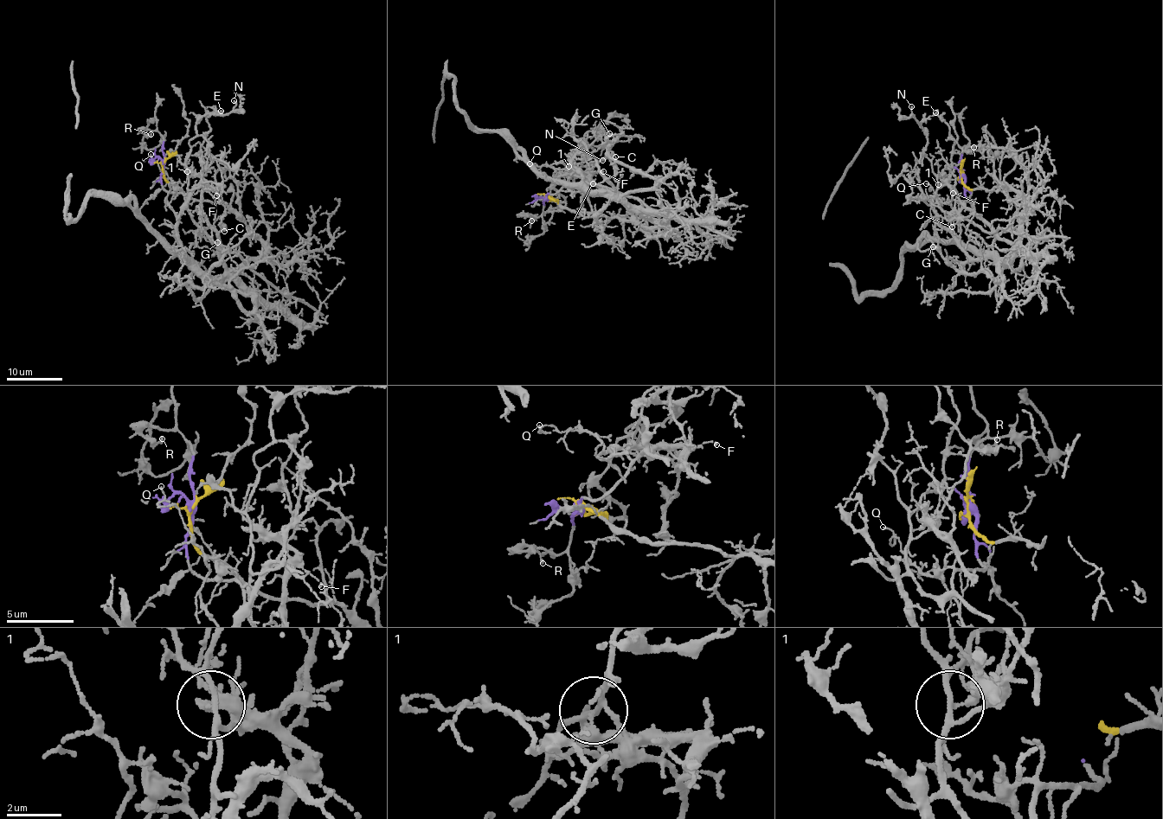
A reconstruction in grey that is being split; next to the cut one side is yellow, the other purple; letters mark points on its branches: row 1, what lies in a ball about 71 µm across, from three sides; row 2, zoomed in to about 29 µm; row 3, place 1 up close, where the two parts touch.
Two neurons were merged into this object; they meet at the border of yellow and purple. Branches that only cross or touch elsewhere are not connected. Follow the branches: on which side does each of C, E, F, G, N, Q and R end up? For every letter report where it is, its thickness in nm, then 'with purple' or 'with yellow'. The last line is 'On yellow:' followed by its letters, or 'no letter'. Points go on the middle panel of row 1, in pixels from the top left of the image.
C: (615, 156) | 110 nm | with yellow
E: (593, 183) | 180 nm | with purple
F: (603, 171) | 80 nm | with yellow
G: (609, 133) | 180 nm | with yellow
N: (602, 160) | 140 nm | with purple
Q: (530, 163) | 110 nm | with yellow
R: (531, 220) | 170 nm | with purple
On yellow: C, F, G, Q

